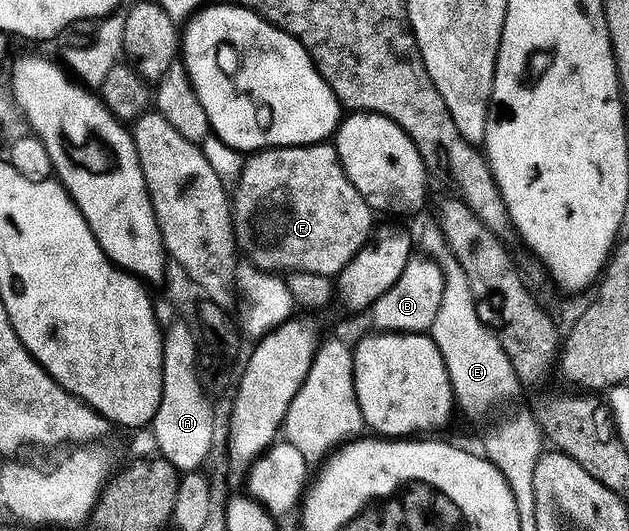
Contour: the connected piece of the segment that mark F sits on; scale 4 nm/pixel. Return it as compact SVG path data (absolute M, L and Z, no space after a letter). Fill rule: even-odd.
M334 143L299 144L296 148L265 148L248 155L246 160L247 165L242 165L240 180L235 186L233 199L231 200L231 222L235 229L236 245L247 244L247 248L251 248L251 252L255 252L255 260L259 260L256 265L257 268L261 264L271 264L268 272L276 274L300 272L299 264L303 264L303 272L306 272L308 268L319 268L317 274L332 278L338 277L339 273L343 271L343 267L354 258L356 252L362 250L368 241L372 239L371 216L373 217L373 209L365 202L365 198L361 198L361 194L357 194L357 186L353 186L353 182L349 182L349 178L339 161ZM279 264L287 264L287 267L282 271Z

